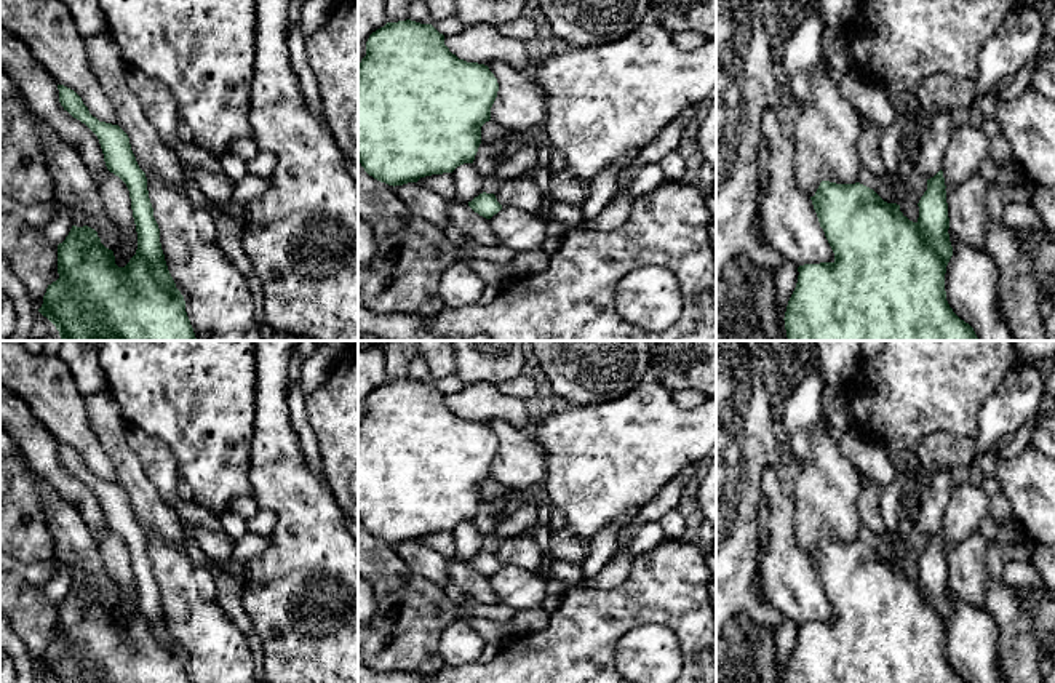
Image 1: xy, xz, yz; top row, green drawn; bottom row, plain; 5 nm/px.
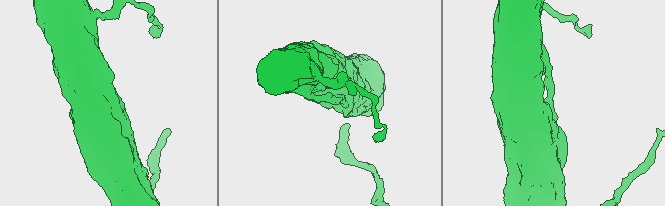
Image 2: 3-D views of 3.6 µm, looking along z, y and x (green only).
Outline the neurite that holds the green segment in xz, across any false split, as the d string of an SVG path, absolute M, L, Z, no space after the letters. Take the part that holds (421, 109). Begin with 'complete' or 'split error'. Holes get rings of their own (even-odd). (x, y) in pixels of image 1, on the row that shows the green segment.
complete; M411 19L387 22L384 27L369 35L366 42L366 56L358 64L358 160L361 166L374 179L395 187L408 182L417 182L425 176L452 173L464 163L473 163L481 144L481 126L491 120L491 107L497 98L497 91L499 83L489 67L459 59L444 45L444 35L440 34L432 24L420 24Z

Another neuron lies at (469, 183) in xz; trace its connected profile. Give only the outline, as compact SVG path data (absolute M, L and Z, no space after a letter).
M464 163L452 171L456 179L456 200L468 205L475 197L483 194L483 176L476 171L473 163Z

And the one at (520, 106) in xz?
M499 59L491 61L488 67L499 83L491 122L513 133L542 128L547 110L545 94L529 72L520 72Z

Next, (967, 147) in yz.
M970 122L951 128L942 163L946 195L978 173L980 163L988 157L988 147L989 138Z

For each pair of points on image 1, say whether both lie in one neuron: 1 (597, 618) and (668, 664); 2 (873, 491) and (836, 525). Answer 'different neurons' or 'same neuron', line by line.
1: different neurons
2: different neurons

